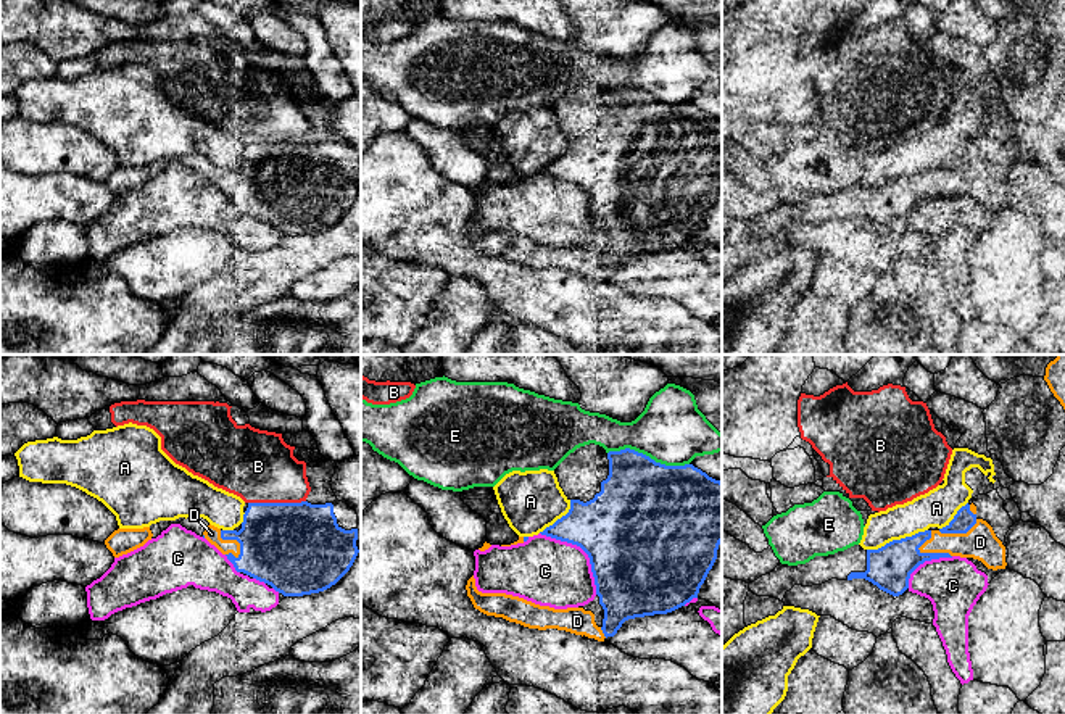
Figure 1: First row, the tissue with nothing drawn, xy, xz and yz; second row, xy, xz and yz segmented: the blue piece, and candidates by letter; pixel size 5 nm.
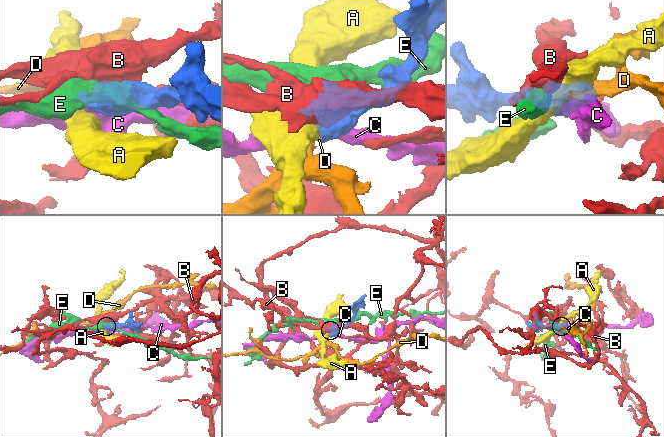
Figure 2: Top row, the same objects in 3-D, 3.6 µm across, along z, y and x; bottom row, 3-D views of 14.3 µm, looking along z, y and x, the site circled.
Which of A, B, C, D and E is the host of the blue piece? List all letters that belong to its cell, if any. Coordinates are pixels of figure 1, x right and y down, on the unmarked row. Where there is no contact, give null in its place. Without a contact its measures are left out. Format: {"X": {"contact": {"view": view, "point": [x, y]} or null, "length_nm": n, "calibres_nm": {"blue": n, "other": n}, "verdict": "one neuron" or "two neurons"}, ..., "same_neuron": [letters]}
{"A": {"contact": {"view": "yz", "point": [896, 179]}, "length_nm": 320, "calibres_nm": {"blue": 220, "other": 180}, "verdict": "two neurons"}, "B": {"contact": {"view": "xy", "point": [276, 142]}, "length_nm": 280, "calibres_nm": {"blue": 460, "other": 360}, "verdict": "two neurons"}, "C": {"contact": {"view": "xz", "point": [584, 189]}, "length_nm": 420, "calibres_nm": {"blue": 480, "other": 340}, "verdict": "two neurons"}, "D": {"contact": {"view": "yz", "point": [935, 192]}, "length_nm": 180, "calibres_nm": {"blue": 220, "other": 170}, "verdict": "one neuron"}, "E": {"contact": {"view": "xz", "point": [648, 95]}, "length_nm": 420, "calibres_nm": {"blue": 460, "other": 340}, "verdict": "two neurons"}, "same_neuron": ["D"]}

